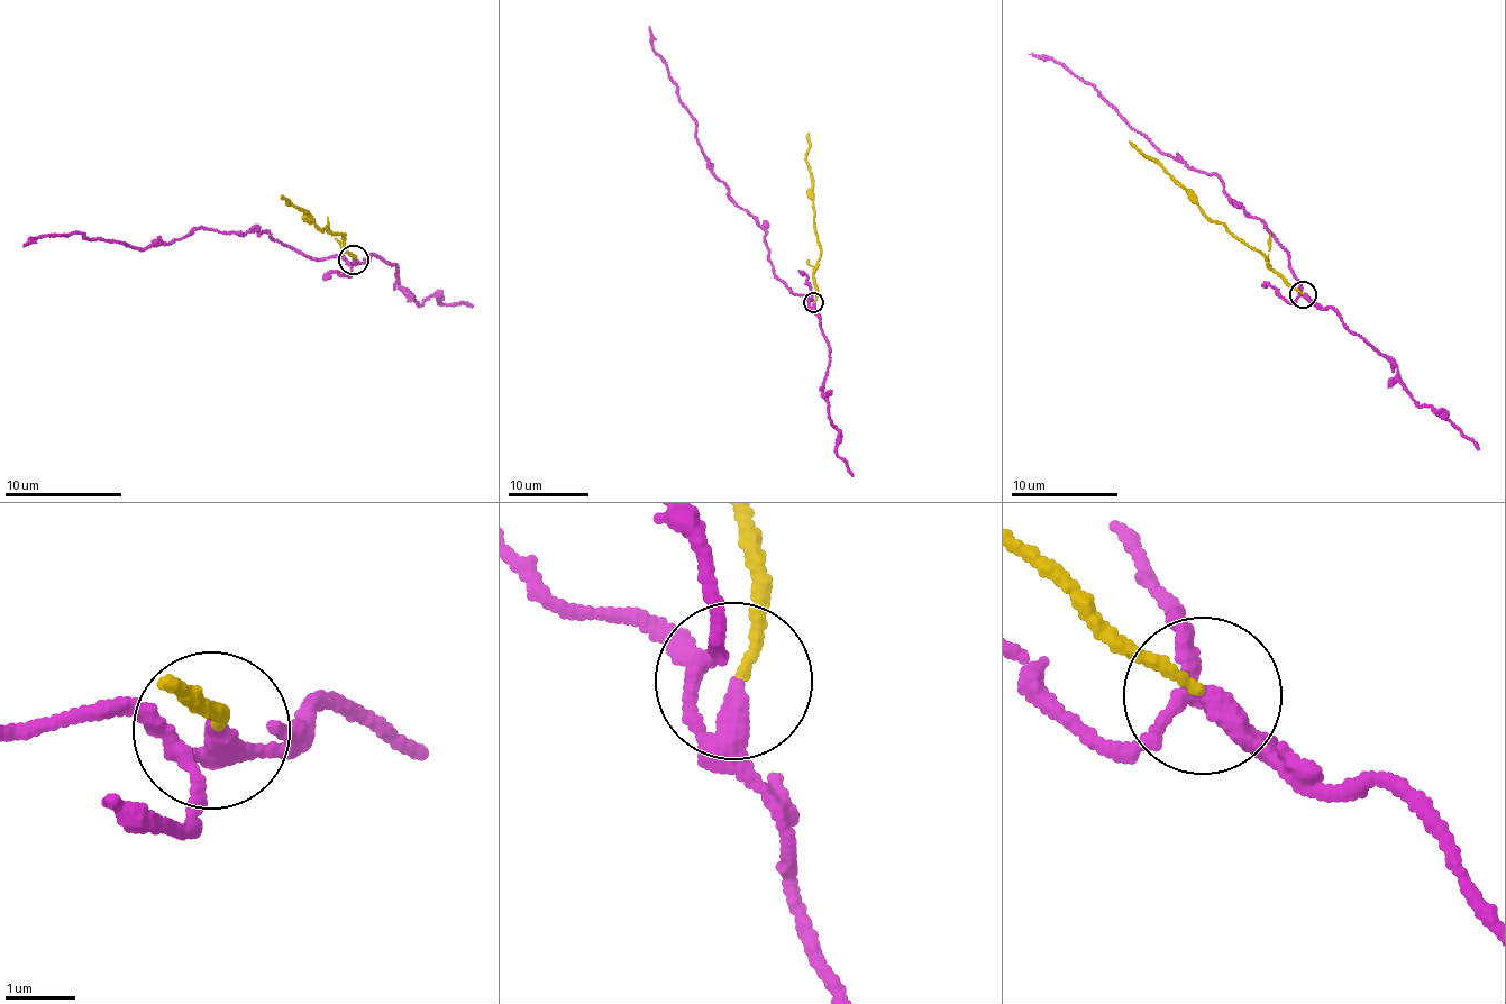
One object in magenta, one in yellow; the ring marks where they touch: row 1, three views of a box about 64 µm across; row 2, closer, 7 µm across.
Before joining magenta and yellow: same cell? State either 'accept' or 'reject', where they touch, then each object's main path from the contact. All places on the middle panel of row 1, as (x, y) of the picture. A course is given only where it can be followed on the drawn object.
reject; place (813, 302); course magenta (814, 303), (788, 291), (776, 279), (764, 229), (714, 174), (694, 118), (653, 49), (649, 27); course yellow (814, 302), (813, 276), (821, 250), (813, 224), (813, 186), (806, 162), (808, 133)

